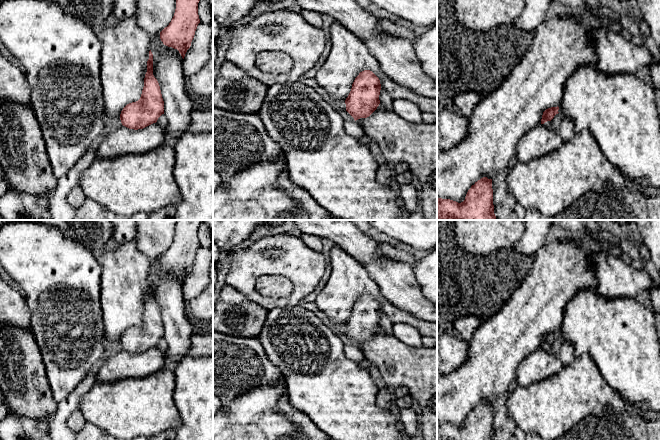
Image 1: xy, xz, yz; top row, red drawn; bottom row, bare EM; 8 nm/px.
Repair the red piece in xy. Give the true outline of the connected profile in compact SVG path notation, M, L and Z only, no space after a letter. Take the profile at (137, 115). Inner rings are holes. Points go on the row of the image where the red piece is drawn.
M150 50L141 97L123 108L120 120L123 126L138 130L156 123L162 114L164 101L159 83L153 75L153 54Z

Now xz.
M372 71L360 72L345 100L346 111L355 121L369 117L380 104L380 90L380 80Z

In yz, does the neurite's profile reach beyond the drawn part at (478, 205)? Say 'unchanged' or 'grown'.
unchanged

